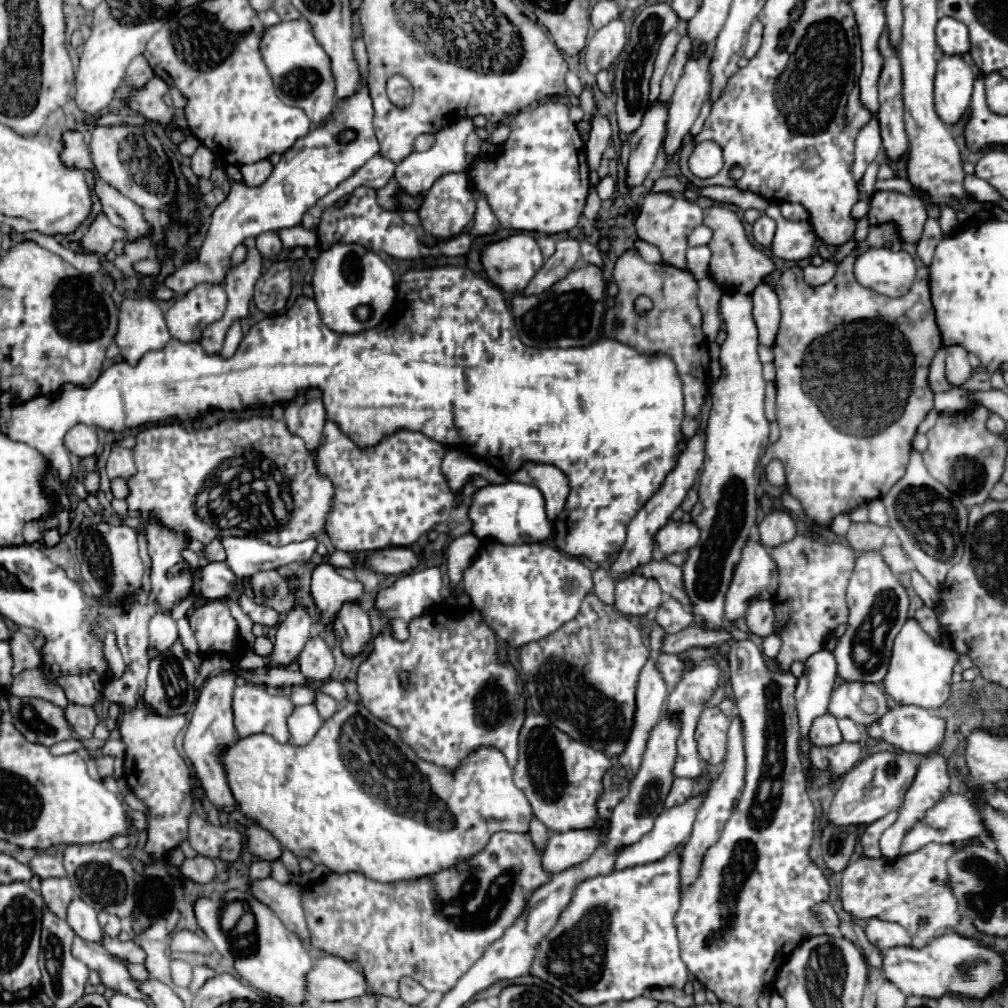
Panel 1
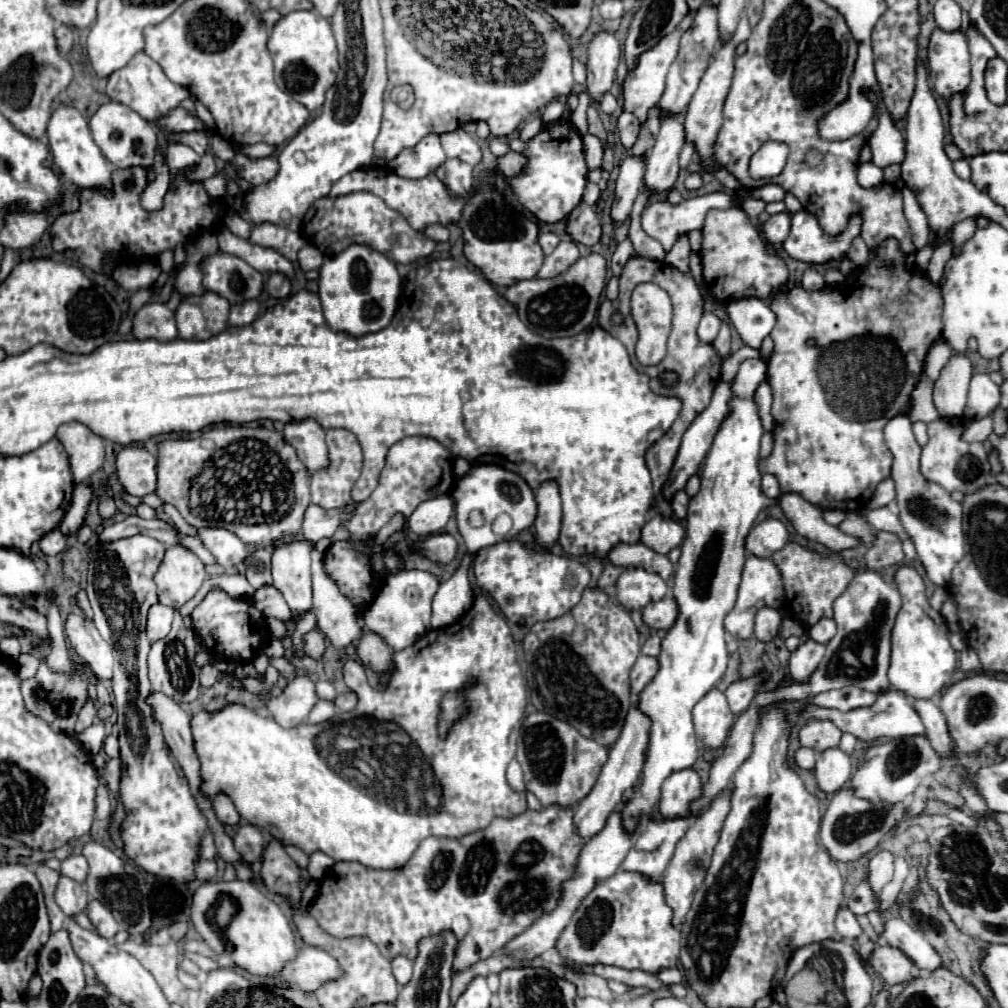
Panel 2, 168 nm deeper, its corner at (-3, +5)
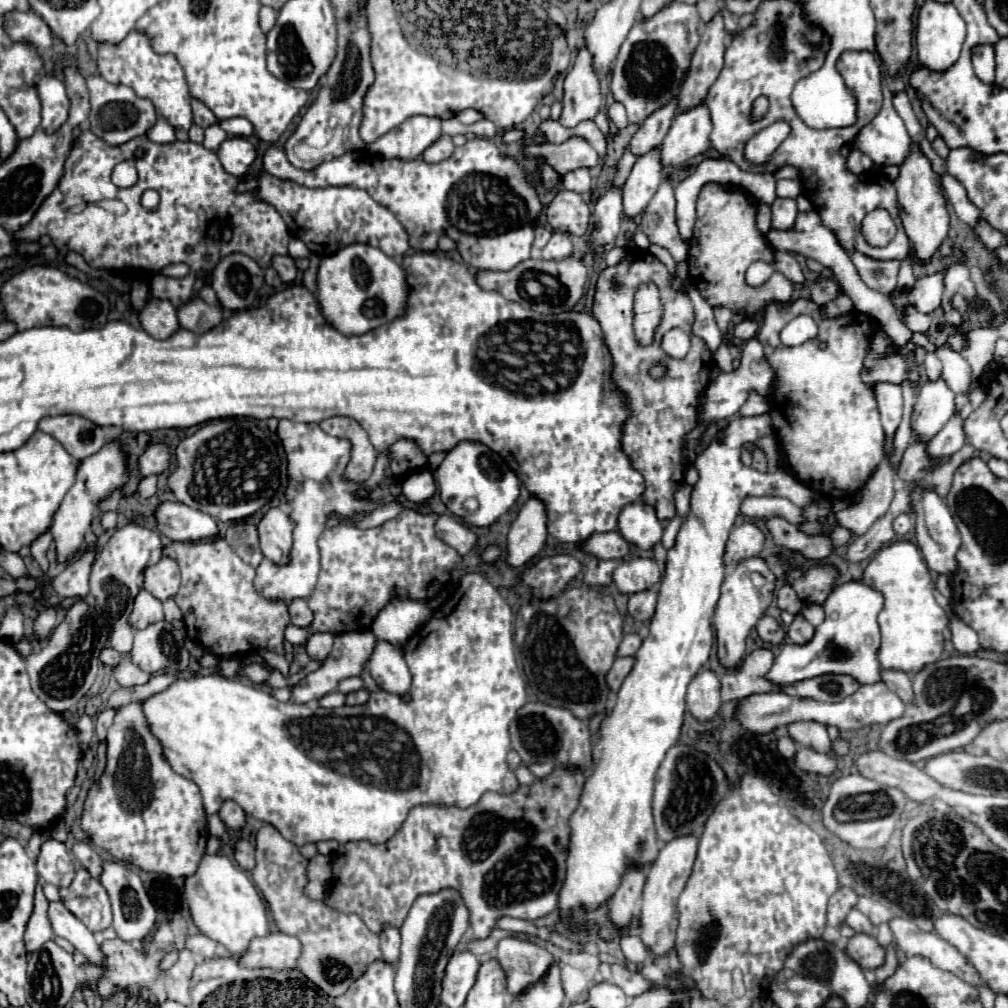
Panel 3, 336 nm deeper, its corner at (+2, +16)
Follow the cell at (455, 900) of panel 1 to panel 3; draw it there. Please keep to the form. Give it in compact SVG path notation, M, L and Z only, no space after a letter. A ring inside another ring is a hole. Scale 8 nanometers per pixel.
M554 772L554 776L536 780L530 786L520 786L518 792L512 794L484 792L482 800L470 808L442 804L414 806L402 828L384 844L370 844L366 840L340 844L334 860L336 882L330 896L324 896L324 900L336 910L358 914L372 932L380 932L386 926L400 926L416 896L438 892L448 886L460 890L470 910L470 926L474 928L476 938L486 938L500 916L530 922L542 918L558 908L558 892L566 876L566 852L570 838L568 820L578 808L582 786L582 772Z

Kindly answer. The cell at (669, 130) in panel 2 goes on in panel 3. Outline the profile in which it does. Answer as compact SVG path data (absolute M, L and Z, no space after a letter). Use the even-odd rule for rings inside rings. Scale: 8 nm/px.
M650 150L648 154L636 160L626 184L622 186L622 204L624 204L622 212L626 218L634 218L644 212L646 204L656 194L662 178L664 176L658 150Z

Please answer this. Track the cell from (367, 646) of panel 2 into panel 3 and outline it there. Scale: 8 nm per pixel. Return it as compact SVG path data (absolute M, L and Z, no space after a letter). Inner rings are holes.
M382 640L376 644L374 654L368 662L368 670L384 692L396 696L406 696L406 692L410 692L410 670L404 662L402 652L392 644Z

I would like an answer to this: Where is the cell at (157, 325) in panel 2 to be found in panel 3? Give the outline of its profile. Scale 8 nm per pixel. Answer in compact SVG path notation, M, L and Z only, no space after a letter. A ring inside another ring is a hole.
M156 298L150 300L140 312L140 324L156 340L166 340L180 328L176 308L168 300L156 300Z

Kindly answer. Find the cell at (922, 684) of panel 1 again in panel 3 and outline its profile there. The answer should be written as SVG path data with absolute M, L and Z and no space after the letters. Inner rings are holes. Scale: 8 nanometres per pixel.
M894 542L886 548L882 548L882 552L878 552L870 564L866 566L864 574L862 574L862 584L882 592L884 596L884 608L878 614L878 626L880 626L880 648L878 648L878 662L882 668L886 670L902 670L902 672L918 672L922 666L936 662L942 656L944 650L944 638L942 638L942 630L948 626L948 616L944 614L944 610L938 606L932 590L934 590L934 582L932 582L932 574L922 558L922 552L916 544L912 542Z

